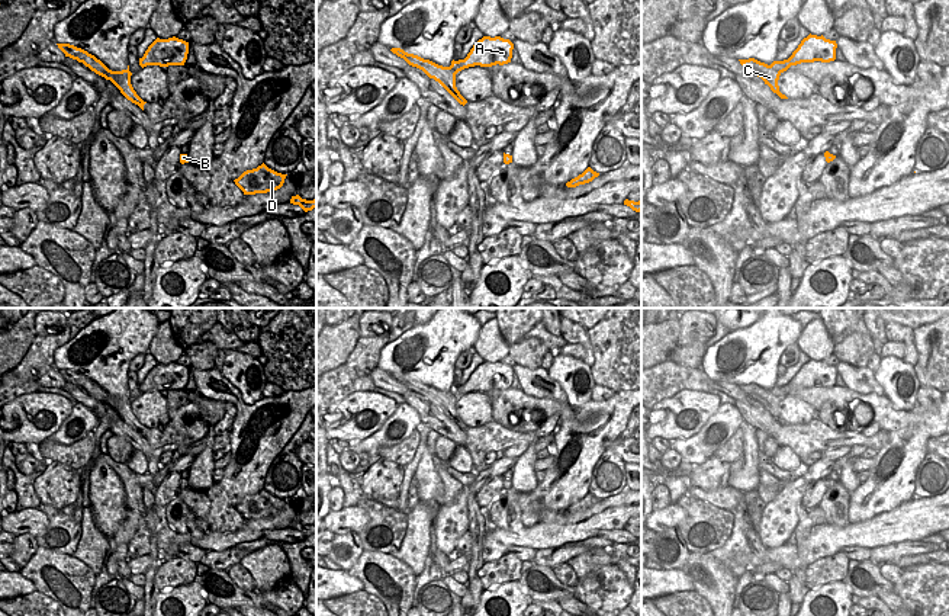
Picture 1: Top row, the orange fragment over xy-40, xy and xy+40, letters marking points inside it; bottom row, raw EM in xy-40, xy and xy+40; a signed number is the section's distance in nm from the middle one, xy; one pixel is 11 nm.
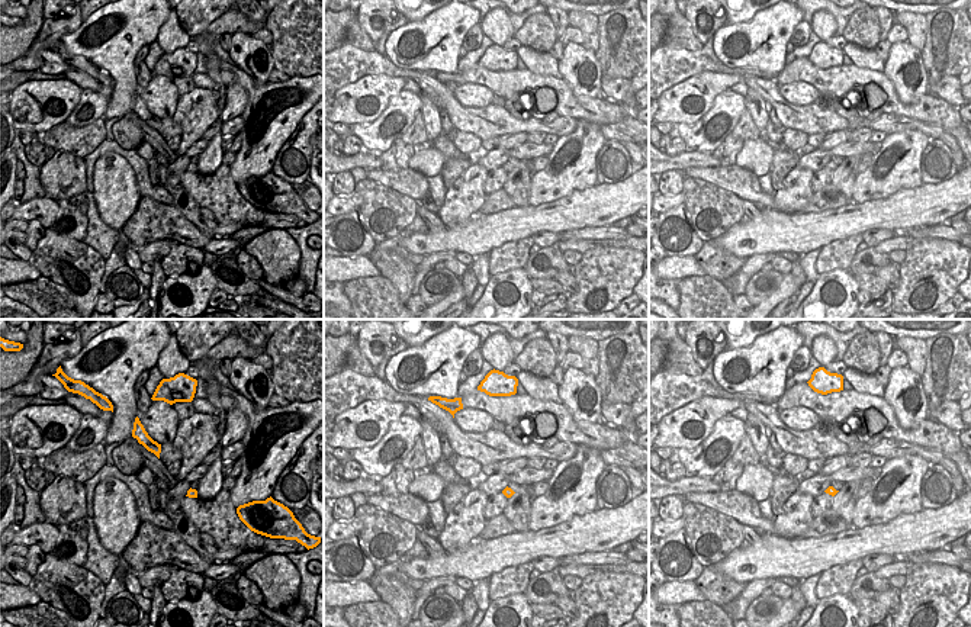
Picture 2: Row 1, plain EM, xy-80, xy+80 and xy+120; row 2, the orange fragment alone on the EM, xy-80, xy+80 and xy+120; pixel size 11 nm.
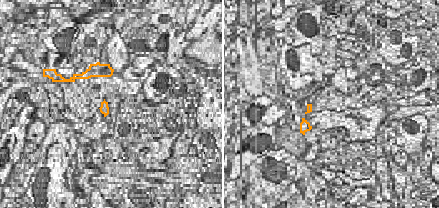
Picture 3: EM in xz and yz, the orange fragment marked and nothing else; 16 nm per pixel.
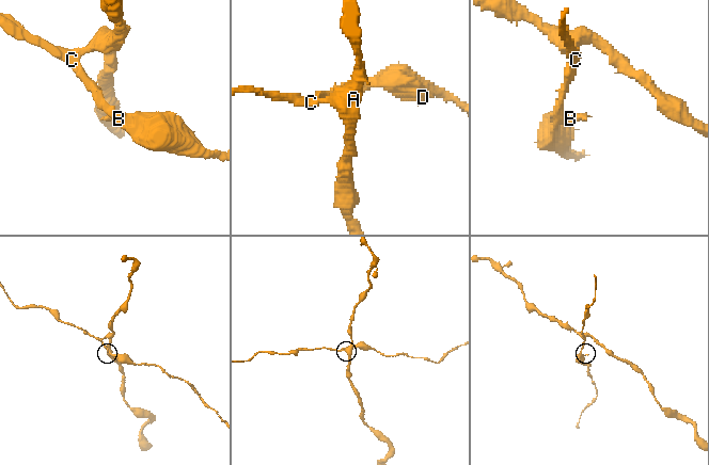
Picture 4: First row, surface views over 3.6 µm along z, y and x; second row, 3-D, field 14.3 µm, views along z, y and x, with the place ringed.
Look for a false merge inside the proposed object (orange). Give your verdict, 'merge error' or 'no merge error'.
merge error

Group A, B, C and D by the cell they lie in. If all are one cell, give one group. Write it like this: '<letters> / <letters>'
A / B C D

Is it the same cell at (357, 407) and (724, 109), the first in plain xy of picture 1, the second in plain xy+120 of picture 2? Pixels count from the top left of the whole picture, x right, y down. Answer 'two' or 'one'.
two

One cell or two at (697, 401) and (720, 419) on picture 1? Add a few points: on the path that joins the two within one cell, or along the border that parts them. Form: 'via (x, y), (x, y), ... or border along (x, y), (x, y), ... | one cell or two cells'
border along (721, 404), (689, 438) | two cells

